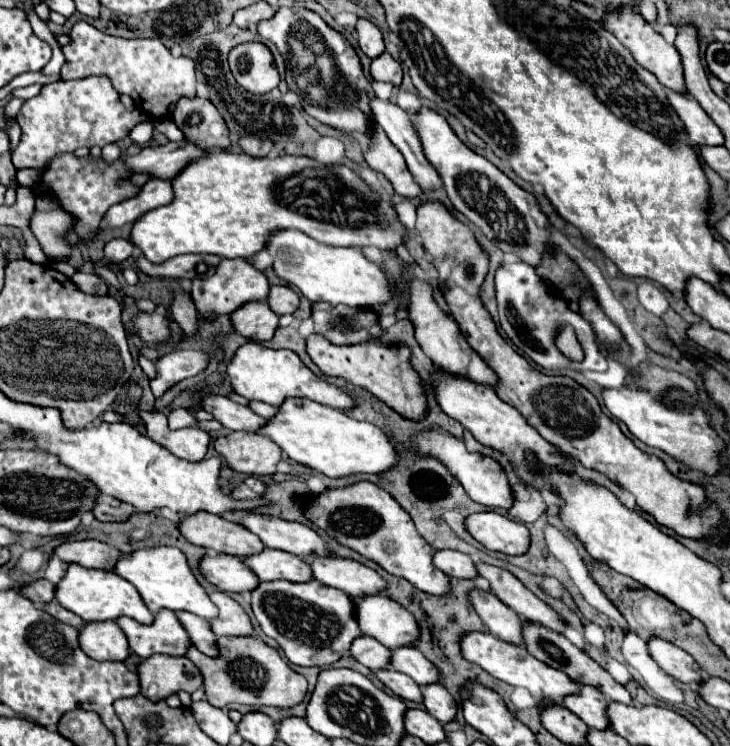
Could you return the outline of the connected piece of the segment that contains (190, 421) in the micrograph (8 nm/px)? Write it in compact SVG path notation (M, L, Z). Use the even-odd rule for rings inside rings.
M180 407L180 409L174 409L172 415L170 415L170 429L180 429L180 427L192 427L194 425L194 417L188 413L188 409Z

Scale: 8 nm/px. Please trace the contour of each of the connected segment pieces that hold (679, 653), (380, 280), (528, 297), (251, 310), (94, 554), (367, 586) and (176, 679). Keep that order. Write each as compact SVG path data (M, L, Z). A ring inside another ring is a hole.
M650 637L648 651L650 651L650 657L658 663L658 667L664 673L668 673L670 677L674 677L682 683L698 683L702 679L698 673L696 661L692 657L688 657L686 651L664 641L662 637Z
M282 229L268 237L266 249L274 259L274 273L288 285L296 287L312 303L328 301L334 305L344 303L350 307L378 309L390 297L390 287L384 271L354 247L330 247L310 239L300 231Z
M514 261L514 263L502 263L496 271L496 301L498 301L498 313L500 313L500 327L504 329L504 333L510 337L510 341L524 353L528 355L536 365L544 367L544 369L574 369L574 371L606 371L606 355L600 351L598 347L598 341L596 341L596 335L590 327L588 321L584 321L578 313L572 313L572 309L568 309L568 303L560 297L556 297L548 285L536 275L534 267L526 265L526 263L520 263L520 261ZM564 325L570 325L582 345L582 351L584 351L584 359L582 361L572 361L568 357L564 357L564 353L560 353L556 349L556 333L564 327Z
M252 301L236 309L232 315L232 327L246 339L268 341L278 327L278 315L272 313L266 301Z
M84 539L84 541L60 543L54 549L54 555L58 555L66 563L80 563L84 567L110 571L114 567L114 563L118 561L120 551L116 547L110 547L96 539Z
M304 557L304 561L308 561L310 569L312 569L312 577L324 585L336 587L346 591L352 597L362 597L362 595L376 595L384 589L384 579L370 567L354 561L354 559L344 559L344 557Z
M152 655L138 665L140 693L150 701L166 699L178 691L196 691L202 685L202 675L186 657Z

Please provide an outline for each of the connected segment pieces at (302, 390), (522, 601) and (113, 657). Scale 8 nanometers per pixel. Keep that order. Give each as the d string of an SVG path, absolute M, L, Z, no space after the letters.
M246 343L238 347L232 361L226 365L226 377L238 395L246 399L264 401L274 407L278 407L286 397L306 397L334 409L350 409L354 405L346 391L314 375L290 349L270 349L262 343Z
M478 561L476 563L478 573L488 579L490 583L490 591L502 601L506 603L510 609L514 609L518 615L522 615L528 621L536 621L552 631L562 633L562 619L560 615L556 615L544 601L540 601L532 591L528 591L518 577L514 577L510 571L488 565Z
M92 621L92 625L84 623L78 629L78 637L80 637L80 647L84 649L84 653L96 661L124 661L130 655L126 635L114 621Z

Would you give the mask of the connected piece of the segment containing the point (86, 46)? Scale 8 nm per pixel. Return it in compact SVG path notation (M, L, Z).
M76 21L68 37L70 43L60 47L66 57L60 73L62 79L108 75L118 93L130 95L134 105L154 119L170 117L180 97L196 97L194 61L188 57L174 57L160 39L120 39L96 31L86 21Z

